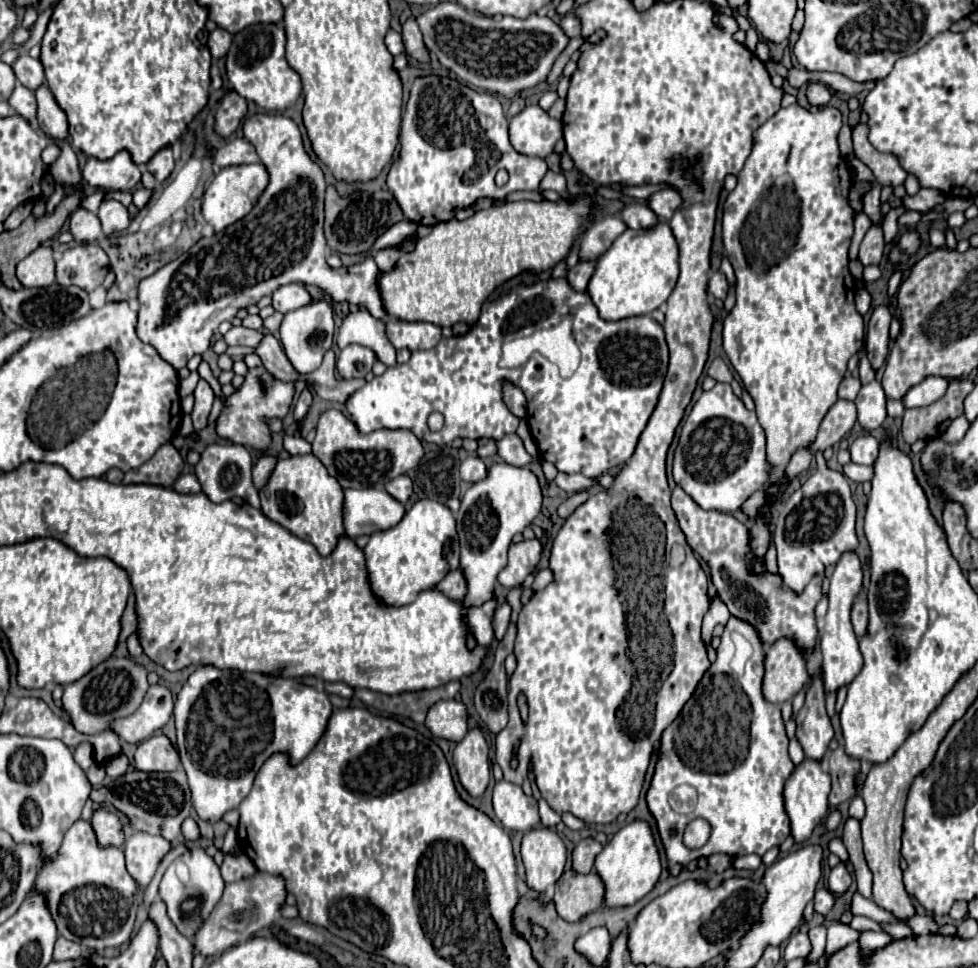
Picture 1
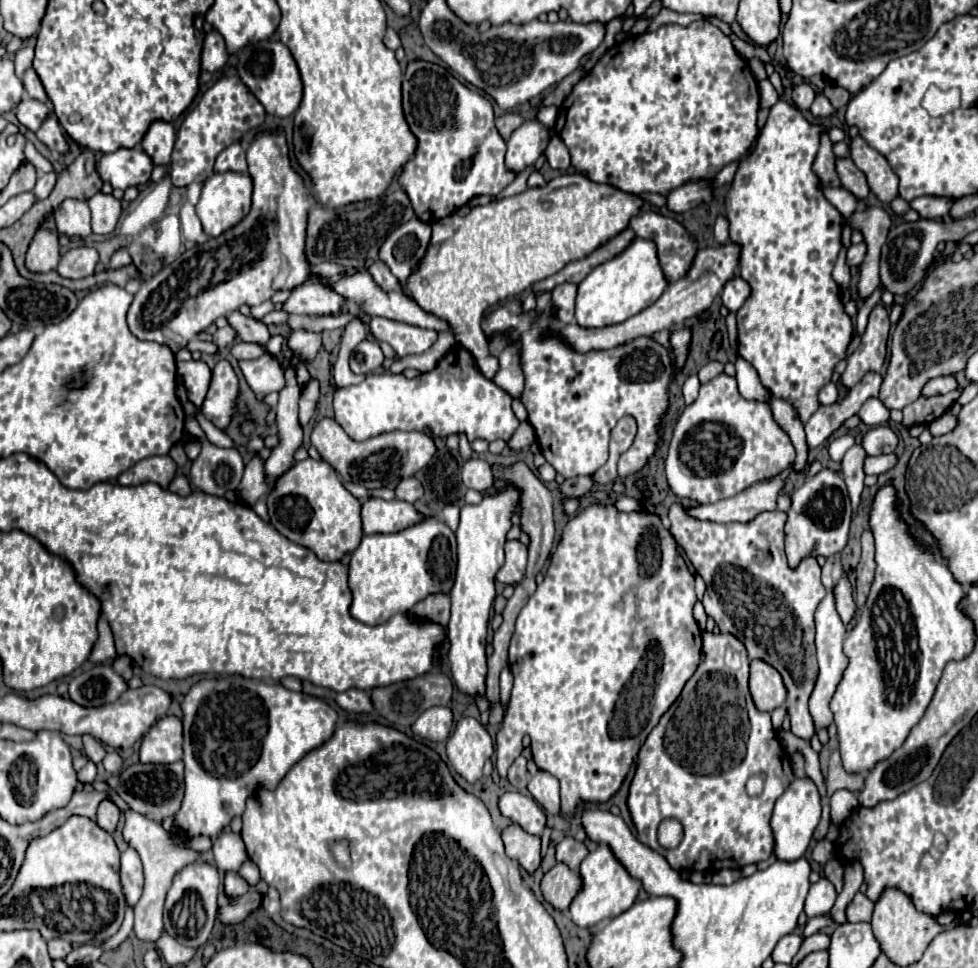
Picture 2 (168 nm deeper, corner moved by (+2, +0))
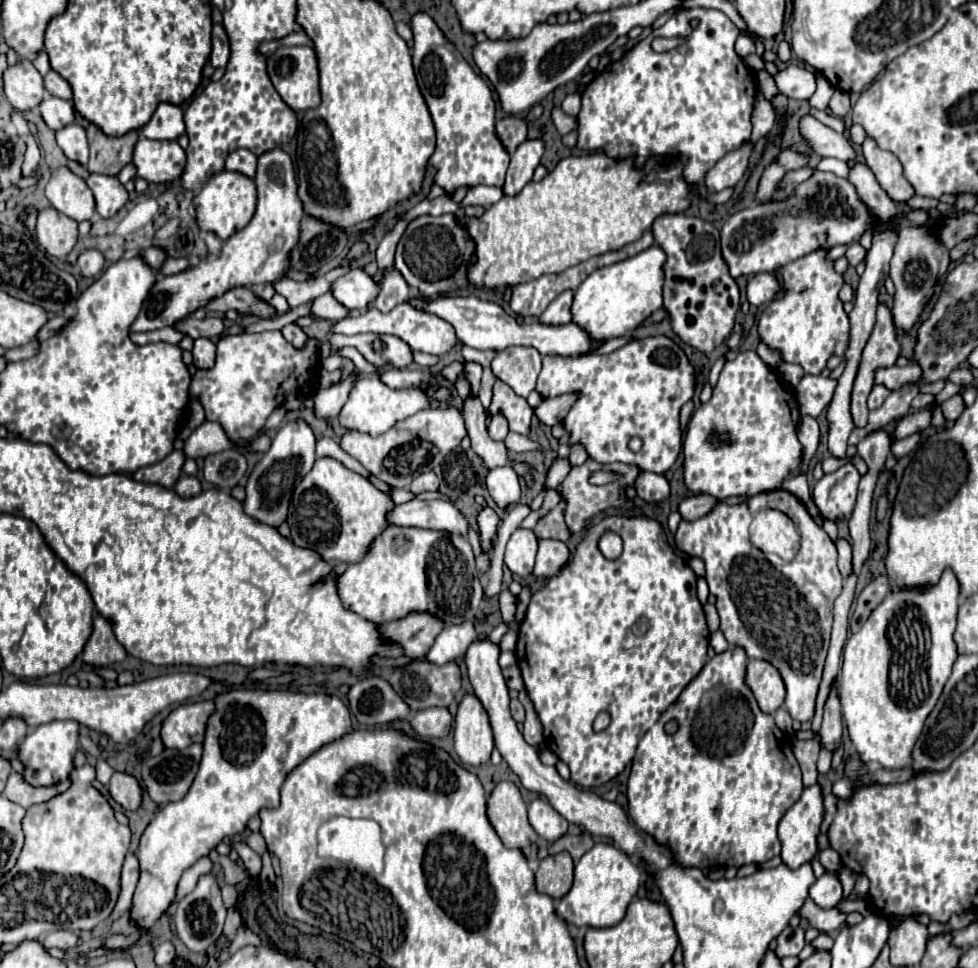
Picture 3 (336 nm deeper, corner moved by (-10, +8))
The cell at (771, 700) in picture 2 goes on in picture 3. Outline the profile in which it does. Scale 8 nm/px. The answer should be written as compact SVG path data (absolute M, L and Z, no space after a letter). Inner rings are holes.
M752 658L746 670L748 686L752 688L762 712L776 712L786 698L786 686L780 672L766 660Z

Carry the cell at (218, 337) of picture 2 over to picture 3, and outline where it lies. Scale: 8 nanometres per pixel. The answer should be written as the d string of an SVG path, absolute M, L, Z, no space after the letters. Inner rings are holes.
M188 318L188 320L182 320L180 324L174 324L180 332L188 334L190 338L198 340L198 338L220 338L224 334L224 320L220 318L206 318L206 320L196 320L196 318Z

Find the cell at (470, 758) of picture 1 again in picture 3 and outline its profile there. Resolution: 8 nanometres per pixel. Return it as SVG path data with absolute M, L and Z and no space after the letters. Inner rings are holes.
M476 696L462 698L454 718L454 748L464 764L484 766L494 750L494 734L488 714Z

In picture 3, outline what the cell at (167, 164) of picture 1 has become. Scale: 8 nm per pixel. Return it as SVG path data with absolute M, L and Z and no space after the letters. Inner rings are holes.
M160 104L150 118L150 122L142 128L142 134L152 140L178 140L186 134L184 118L180 106L174 104Z

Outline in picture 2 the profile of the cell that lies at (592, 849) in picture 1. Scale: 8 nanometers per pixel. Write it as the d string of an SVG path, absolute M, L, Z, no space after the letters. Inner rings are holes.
M564 838L562 842L556 844L556 860L564 862L568 868L578 870L580 862L586 858L588 848L584 846L584 842L576 842L574 838Z

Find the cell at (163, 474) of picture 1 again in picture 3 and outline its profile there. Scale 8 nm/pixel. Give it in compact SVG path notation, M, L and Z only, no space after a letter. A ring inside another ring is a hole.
M174 450L172 454L168 454L164 460L146 466L142 470L142 480L150 482L150 484L160 484L164 488L174 488L176 480L182 474L182 466L184 466L184 452L182 450Z

